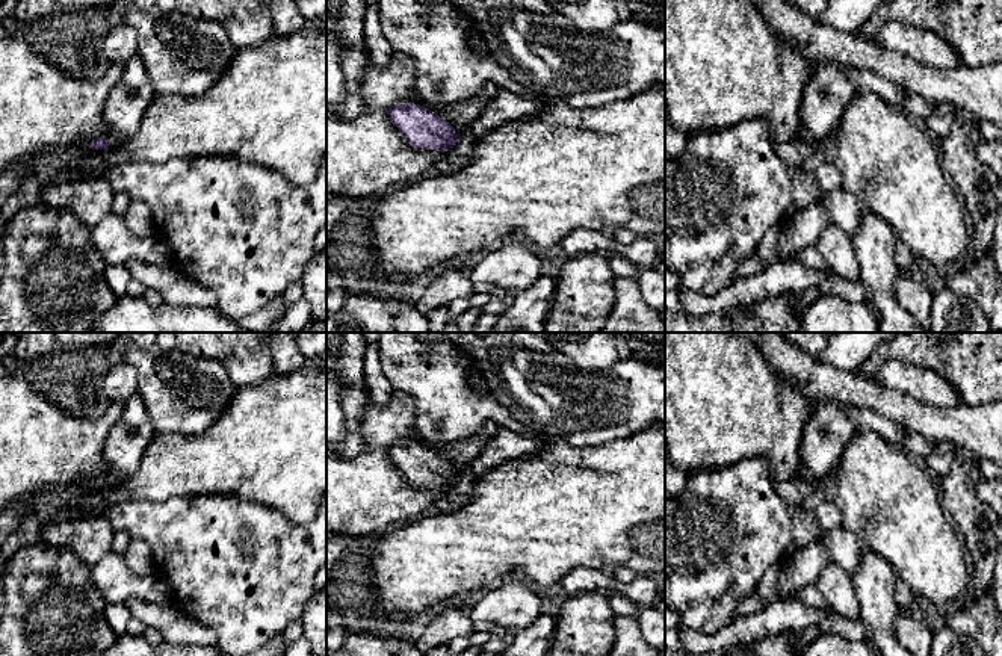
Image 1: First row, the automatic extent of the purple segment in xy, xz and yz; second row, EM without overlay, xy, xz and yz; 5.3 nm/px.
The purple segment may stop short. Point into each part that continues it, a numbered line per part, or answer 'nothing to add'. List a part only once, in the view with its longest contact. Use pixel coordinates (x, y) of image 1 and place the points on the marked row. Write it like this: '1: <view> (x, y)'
1: xz (457, 157)

